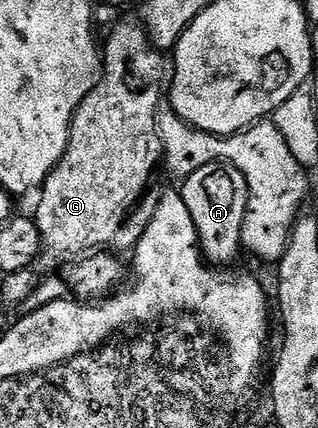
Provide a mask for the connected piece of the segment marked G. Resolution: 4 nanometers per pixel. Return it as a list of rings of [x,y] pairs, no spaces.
[[[140,23],[117,24],[110,30],[109,37],[103,40],[103,71],[100,73],[97,84],[83,98],[81,105],[73,113],[73,121],[69,127],[69,141],[67,142],[65,153],[59,158],[57,165],[50,170],[48,178],[45,179],[45,183],[39,189],[41,201],[37,204],[35,219],[37,229],[41,231],[41,247],[46,257],[49,255],[53,260],[61,260],[64,256],[81,258],[86,254],[92,253],[94,250],[117,250],[113,248],[126,248],[126,250],[129,250],[136,245],[137,240],[141,236],[141,228],[137,226],[135,228],[128,228],[125,225],[125,219],[129,216],[129,207],[144,194],[145,187],[148,186],[149,179],[153,176],[153,171],[159,168],[163,160],[161,139],[155,130],[155,114],[159,105],[163,103],[161,79],[165,76],[165,64],[167,68],[166,57],[158,52],[157,48],[150,42],[149,35],[145,33],[144,27]]]

